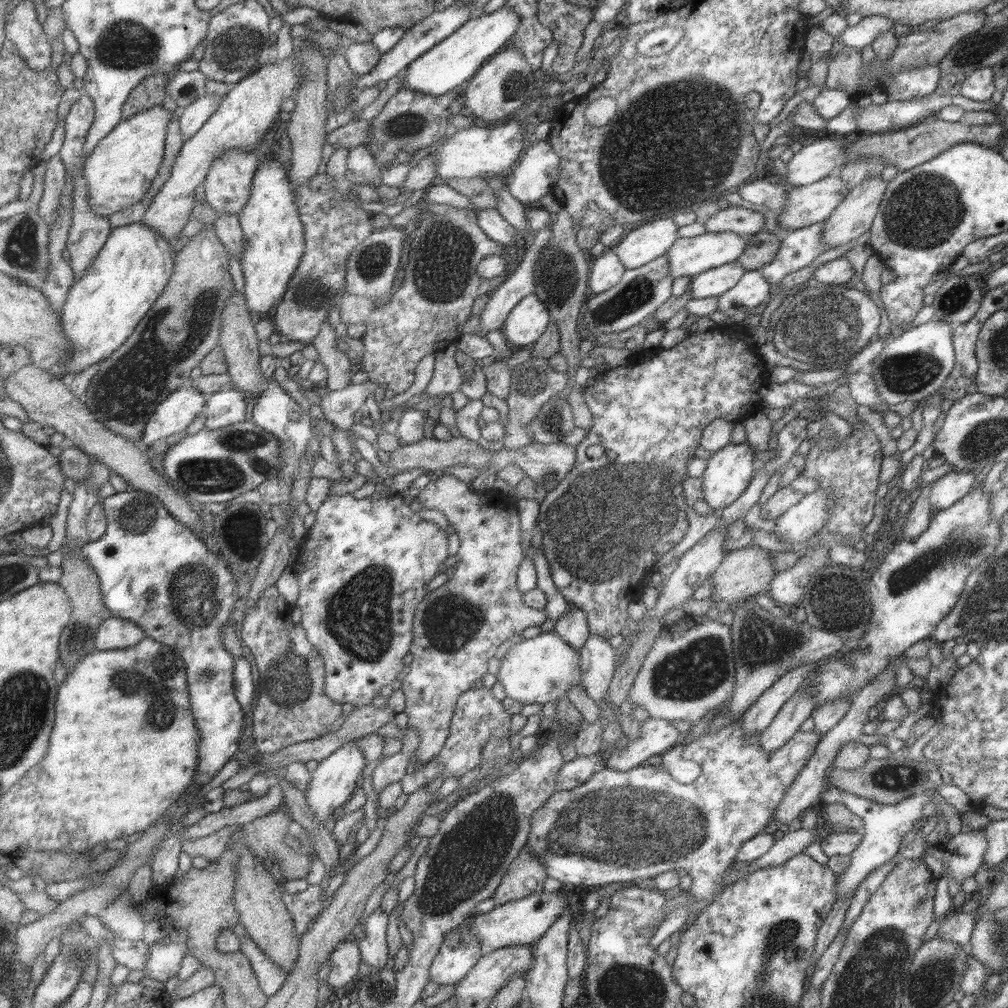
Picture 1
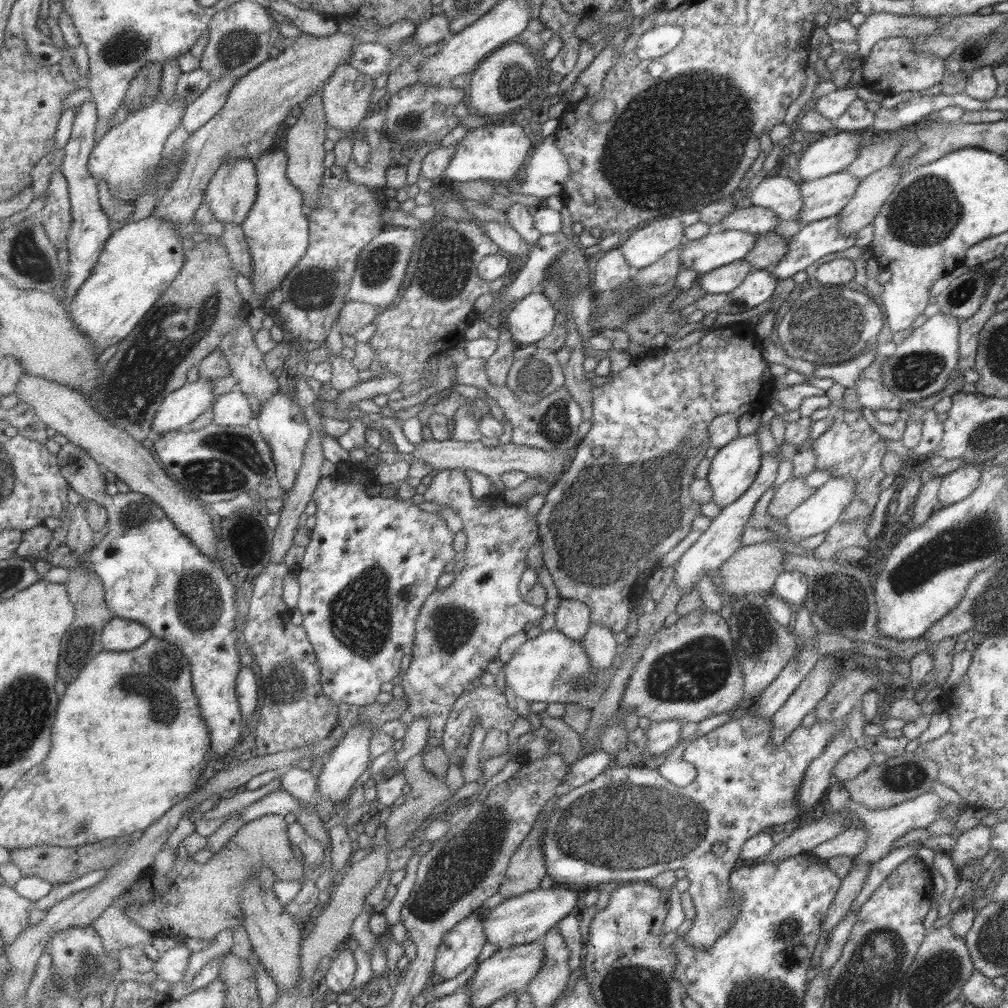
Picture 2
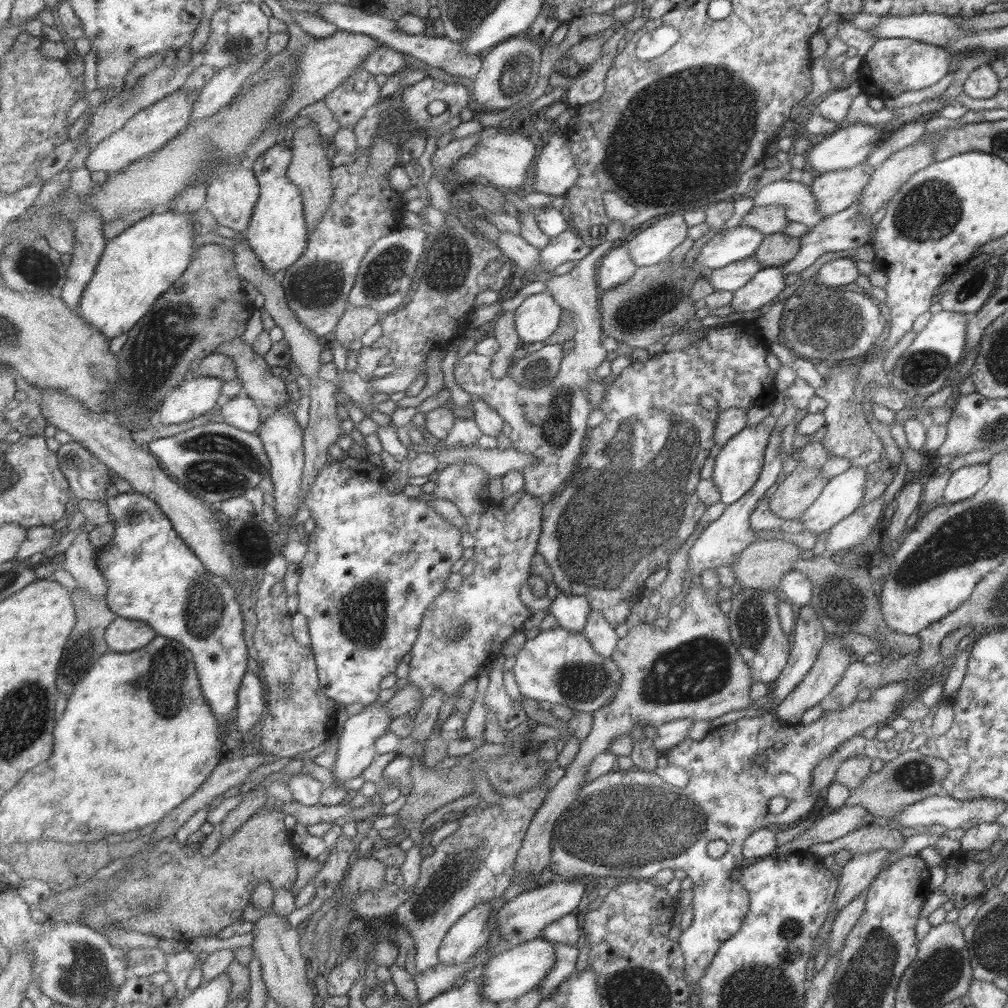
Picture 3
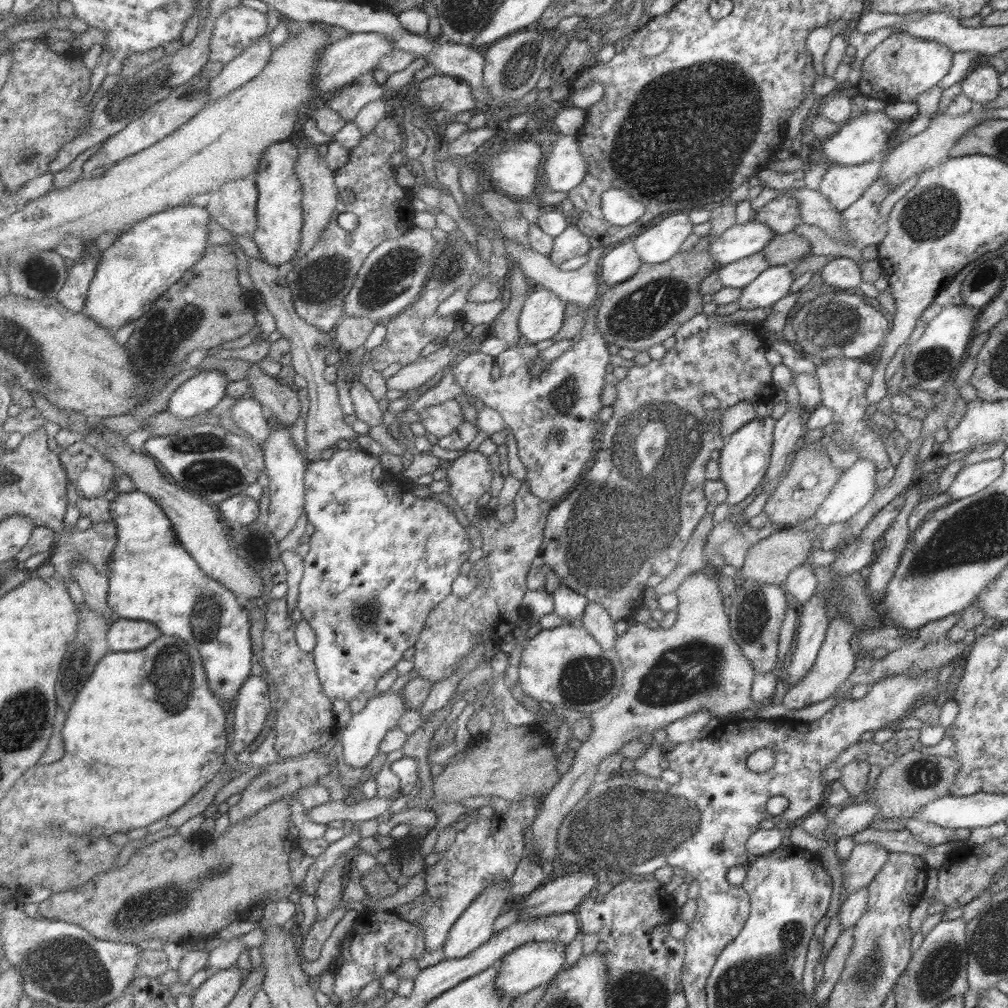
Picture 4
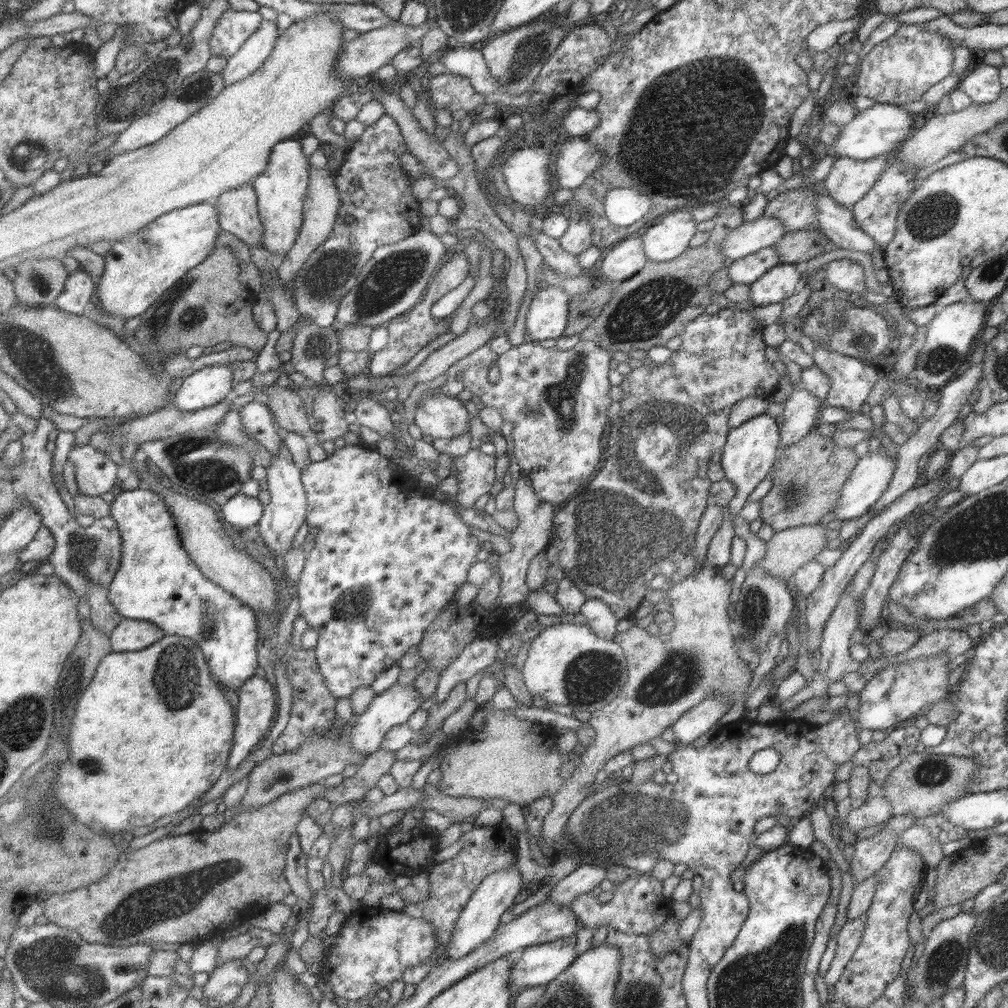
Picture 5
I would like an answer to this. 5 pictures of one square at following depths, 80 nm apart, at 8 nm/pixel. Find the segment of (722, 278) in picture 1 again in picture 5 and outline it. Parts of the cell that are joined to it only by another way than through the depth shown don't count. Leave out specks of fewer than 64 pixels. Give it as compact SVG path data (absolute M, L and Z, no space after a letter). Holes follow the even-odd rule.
M766 246L754 254L746 254L727 263L728 275L733 283L751 284L780 260L775 247Z

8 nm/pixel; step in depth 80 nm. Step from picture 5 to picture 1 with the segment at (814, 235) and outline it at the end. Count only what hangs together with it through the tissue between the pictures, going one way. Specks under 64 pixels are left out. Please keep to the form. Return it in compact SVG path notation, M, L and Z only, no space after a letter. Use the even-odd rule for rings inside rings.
M761 230L747 237L746 247L737 261L745 271L758 270L773 260L780 247L780 241L773 233Z

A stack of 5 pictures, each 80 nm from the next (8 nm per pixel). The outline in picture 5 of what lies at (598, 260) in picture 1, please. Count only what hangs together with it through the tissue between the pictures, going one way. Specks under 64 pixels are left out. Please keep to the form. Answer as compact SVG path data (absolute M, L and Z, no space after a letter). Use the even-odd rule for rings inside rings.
M625 238L614 244L601 260L602 278L620 283L641 270L647 260L641 239Z

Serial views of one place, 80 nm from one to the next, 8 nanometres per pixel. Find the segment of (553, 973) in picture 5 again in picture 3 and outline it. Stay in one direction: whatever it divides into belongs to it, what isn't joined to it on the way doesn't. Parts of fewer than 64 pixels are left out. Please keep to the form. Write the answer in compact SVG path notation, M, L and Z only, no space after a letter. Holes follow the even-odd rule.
M535 938L514 945L511 950L505 950L505 952L490 956L486 960L482 969L484 978L482 997L495 1004L499 1000L515 1000L532 988L537 987L554 964L555 948L550 941Z

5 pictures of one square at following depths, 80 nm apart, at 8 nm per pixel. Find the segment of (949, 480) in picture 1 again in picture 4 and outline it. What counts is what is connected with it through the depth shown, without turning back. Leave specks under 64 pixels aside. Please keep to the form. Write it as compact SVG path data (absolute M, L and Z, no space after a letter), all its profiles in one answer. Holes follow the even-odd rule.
M1001 458L965 465L957 473L946 492L953 501L971 496L993 483L1002 473L1002 469L1003 460Z

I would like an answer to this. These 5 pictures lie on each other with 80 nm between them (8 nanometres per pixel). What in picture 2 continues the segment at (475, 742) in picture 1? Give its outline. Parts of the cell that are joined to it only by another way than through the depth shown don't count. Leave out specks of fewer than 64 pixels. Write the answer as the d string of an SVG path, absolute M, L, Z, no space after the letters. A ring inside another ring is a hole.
M495 682L494 685L485 687L480 685L476 688L468 689L465 693L461 693L452 704L443 727L442 742L440 745L444 748L446 756L454 748L466 746L469 742L469 734L471 727L474 725L475 718L479 718L479 722L485 731L487 728L495 728L499 732L507 732L511 730L511 726L515 724L517 717L517 712L507 707L505 697L497 689Z

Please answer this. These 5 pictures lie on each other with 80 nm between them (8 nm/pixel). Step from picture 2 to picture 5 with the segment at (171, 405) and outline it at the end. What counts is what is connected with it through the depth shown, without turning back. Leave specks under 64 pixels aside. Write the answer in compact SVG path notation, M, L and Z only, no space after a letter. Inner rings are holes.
M205 366L189 376L182 377L181 386L172 399L172 406L181 411L213 406L230 396L233 384L235 383L229 366Z

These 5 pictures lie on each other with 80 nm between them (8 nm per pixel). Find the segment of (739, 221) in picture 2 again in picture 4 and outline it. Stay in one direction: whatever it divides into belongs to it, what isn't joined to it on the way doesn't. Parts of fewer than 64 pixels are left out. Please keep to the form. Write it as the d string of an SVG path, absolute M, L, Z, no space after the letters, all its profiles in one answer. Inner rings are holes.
M779 195L751 214L751 221L764 222L775 234L791 232L801 224L799 203L795 197Z

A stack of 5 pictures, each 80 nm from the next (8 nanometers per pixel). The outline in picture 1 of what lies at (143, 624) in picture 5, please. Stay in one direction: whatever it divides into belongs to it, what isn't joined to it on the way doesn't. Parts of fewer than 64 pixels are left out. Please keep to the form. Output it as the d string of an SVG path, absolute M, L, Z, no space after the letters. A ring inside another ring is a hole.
M111 617L99 628L96 643L99 651L127 649L147 638L146 630L139 624L124 618Z

